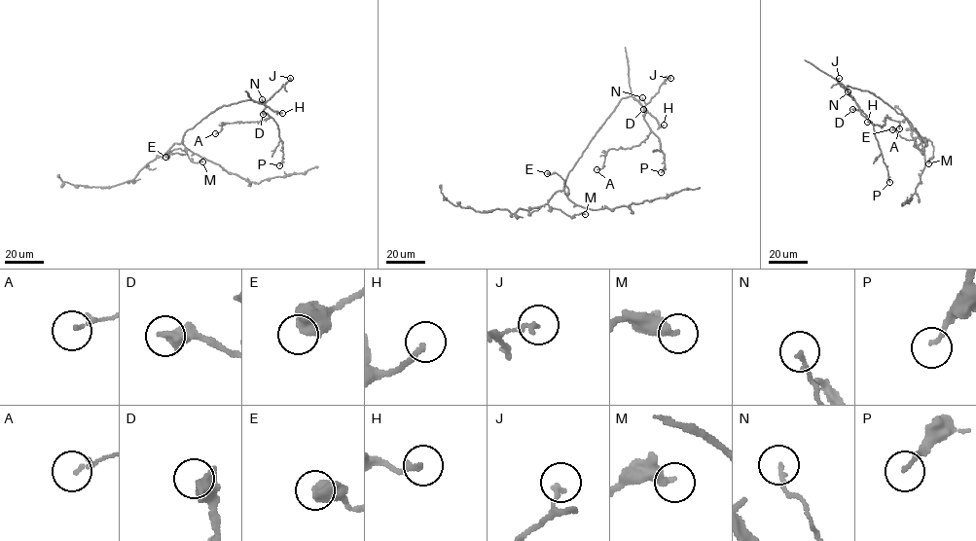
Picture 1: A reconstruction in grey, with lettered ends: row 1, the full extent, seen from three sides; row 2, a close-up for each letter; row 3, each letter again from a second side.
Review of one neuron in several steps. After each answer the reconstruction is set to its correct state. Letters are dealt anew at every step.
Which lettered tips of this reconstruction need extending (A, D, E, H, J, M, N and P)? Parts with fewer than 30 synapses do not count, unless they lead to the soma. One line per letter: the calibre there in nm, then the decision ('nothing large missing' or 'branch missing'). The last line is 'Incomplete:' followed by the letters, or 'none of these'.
A: 70 nm thick; nothing large missing
D: 550 nm thick; nothing large missing
E: 650 nm thick; nothing large missing
H: 190 nm thick; nothing large missing
J: 160 nm thick; nothing large missing
M: 380 nm thick; nothing large missing
N: 150 nm thick; nothing large missing
P: 120 nm thick; nothing large missing
Incomplete: none of these

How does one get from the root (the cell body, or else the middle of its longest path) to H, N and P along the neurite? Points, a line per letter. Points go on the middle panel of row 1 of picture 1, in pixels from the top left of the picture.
H: (581, 155), (622, 98), (632, 96), (660, 126), (664, 125)
N: (581, 155), (622, 98), (632, 96), (644, 107), (646, 104), (642, 97)
P: (581, 155), (622, 98), (632, 96), (646, 111), (644, 120), (660, 142), (665, 165), (661, 172)

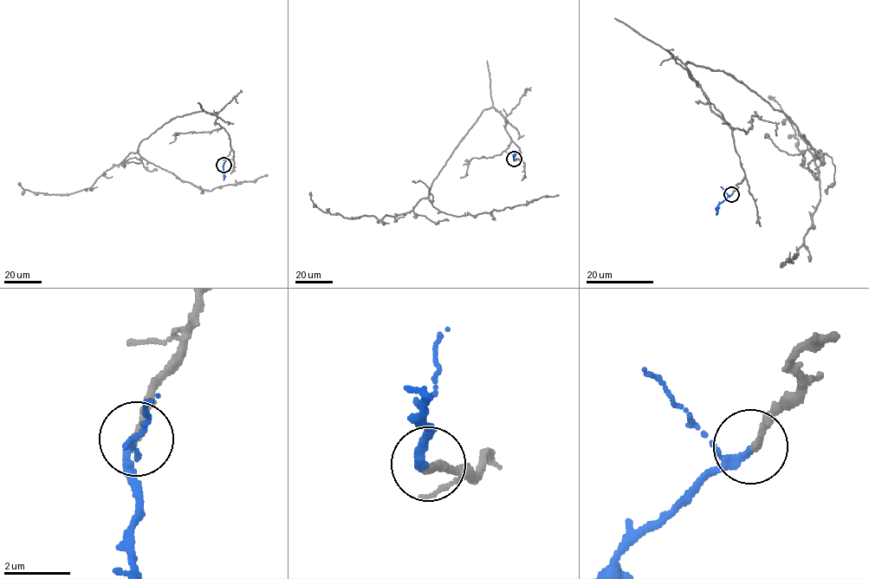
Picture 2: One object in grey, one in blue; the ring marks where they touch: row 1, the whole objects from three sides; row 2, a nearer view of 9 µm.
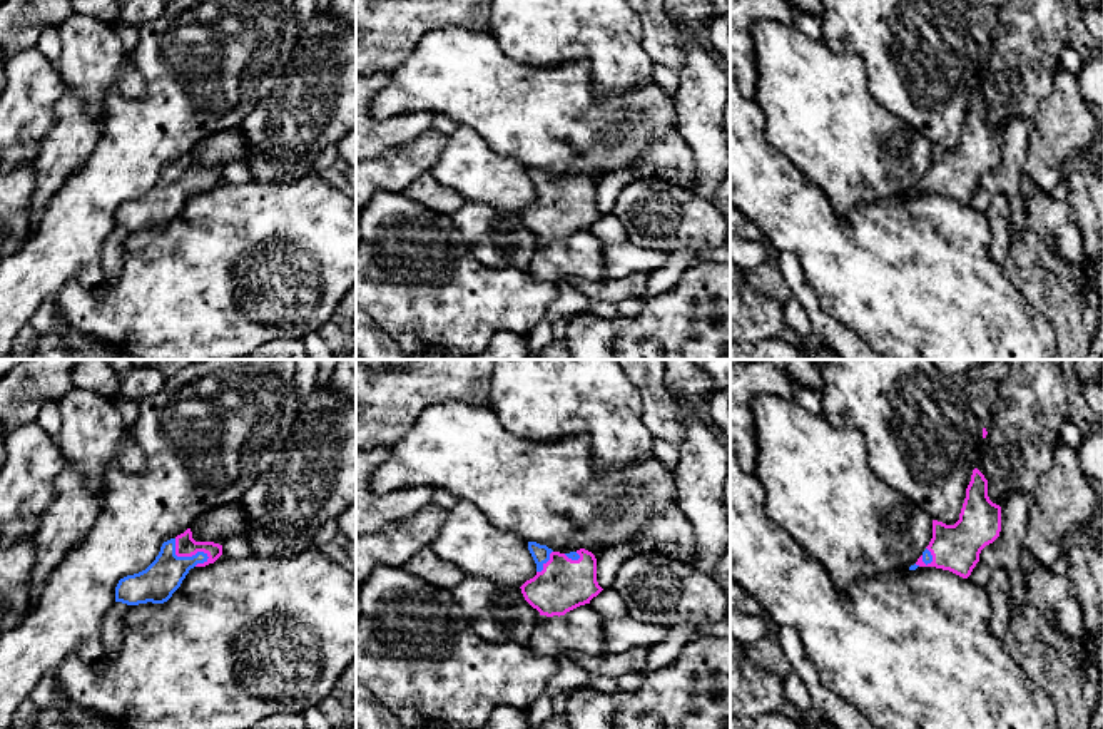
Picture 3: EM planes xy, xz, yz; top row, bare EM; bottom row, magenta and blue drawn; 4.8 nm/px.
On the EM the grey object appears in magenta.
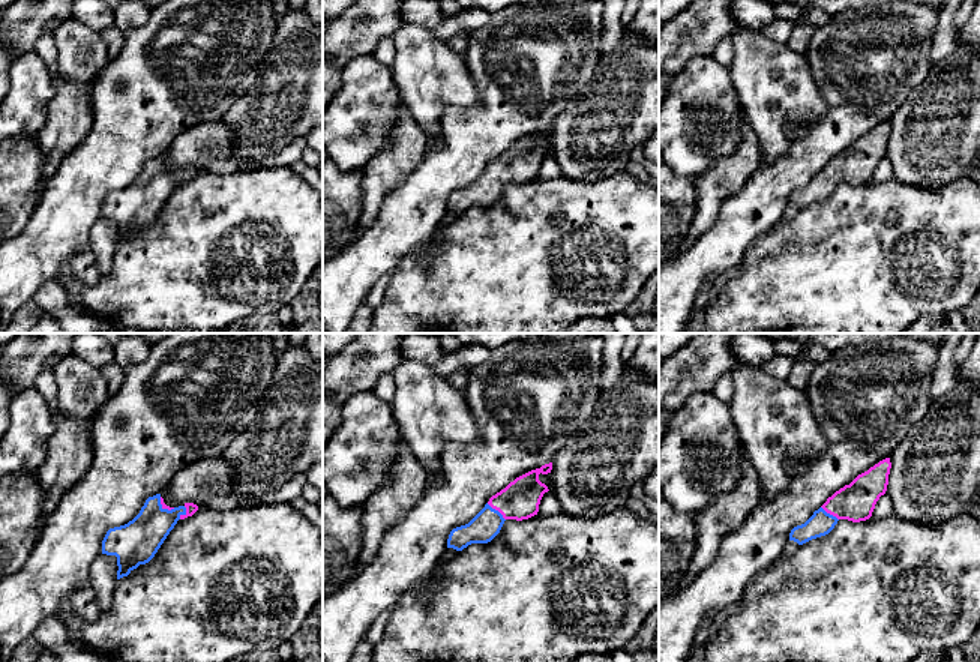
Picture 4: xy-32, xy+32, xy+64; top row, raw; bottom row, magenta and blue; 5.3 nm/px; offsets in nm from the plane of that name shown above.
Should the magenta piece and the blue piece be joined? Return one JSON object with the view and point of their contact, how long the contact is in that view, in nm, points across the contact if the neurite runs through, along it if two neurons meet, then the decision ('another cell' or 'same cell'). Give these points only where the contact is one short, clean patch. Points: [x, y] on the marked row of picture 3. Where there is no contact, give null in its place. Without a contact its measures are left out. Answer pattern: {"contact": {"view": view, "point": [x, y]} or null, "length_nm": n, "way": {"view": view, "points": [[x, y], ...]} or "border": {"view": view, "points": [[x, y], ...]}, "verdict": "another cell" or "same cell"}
{"contact": {"view": "xy", "point": [186, 555]}, "length_nm": 200, "way": {"view": "xy", "points": [[186, 545], [186, 555], [156, 584]]}, "verdict": "same cell"}

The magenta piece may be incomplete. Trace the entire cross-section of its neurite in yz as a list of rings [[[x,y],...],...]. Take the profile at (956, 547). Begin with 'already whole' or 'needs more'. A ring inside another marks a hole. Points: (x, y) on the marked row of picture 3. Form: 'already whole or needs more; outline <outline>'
needs more; outline [[[974,468],[966,498],[954,525],[933,520],[933,538],[909,570],[936,567],[968,579],[981,550],[1001,532],[1001,507],[988,497],[988,480]]]

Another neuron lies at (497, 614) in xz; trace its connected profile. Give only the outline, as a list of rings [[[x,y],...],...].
[[[465,577],[450,592],[483,640],[515,642],[528,647],[541,615],[525,600],[520,587]]]

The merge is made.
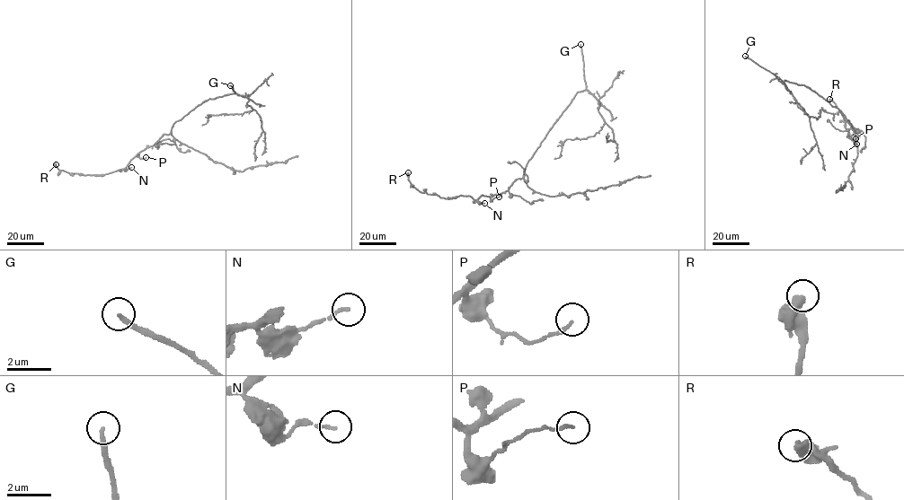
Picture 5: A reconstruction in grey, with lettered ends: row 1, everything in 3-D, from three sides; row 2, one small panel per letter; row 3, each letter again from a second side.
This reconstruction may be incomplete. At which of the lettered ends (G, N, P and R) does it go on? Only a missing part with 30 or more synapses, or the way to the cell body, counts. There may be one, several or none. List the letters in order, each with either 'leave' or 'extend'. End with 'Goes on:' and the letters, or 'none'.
G: extend
N: leave
P: leave
R: leave
Goes on: G

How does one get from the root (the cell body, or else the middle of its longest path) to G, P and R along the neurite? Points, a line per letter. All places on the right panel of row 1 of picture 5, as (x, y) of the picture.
G: (825, 100), (803, 84), (782, 81), (745, 56)
P: (825, 100), (841, 111), (846, 120), (855, 128), (855, 138)
R: (825, 100), (855, 128), (853, 140), (847, 136), (843, 117), (829, 99)

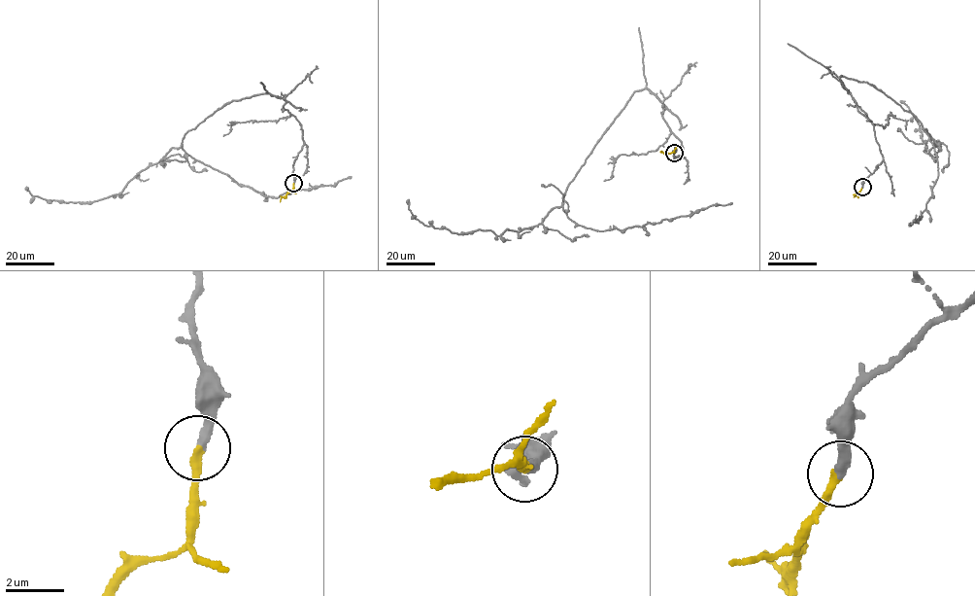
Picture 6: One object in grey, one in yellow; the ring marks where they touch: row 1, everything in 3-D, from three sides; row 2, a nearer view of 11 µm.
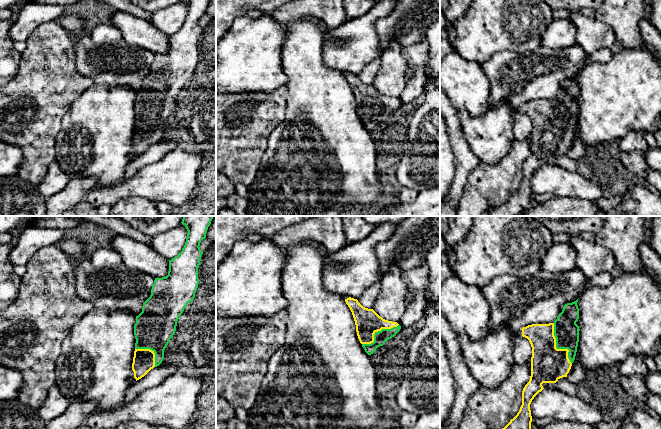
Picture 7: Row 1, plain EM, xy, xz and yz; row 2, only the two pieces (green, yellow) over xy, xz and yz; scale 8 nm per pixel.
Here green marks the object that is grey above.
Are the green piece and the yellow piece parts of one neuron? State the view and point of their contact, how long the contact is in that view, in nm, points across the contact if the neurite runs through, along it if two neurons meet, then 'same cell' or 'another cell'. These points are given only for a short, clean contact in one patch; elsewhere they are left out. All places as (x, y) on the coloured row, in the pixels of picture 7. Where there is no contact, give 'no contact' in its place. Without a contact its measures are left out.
meets green in yz at (557, 348); contact 360 nm long; same cell

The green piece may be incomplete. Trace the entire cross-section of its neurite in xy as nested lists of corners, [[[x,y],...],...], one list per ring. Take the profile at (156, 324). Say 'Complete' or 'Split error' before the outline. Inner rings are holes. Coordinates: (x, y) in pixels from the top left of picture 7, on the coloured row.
Split error. [[[183,216],[182,224],[188,234],[182,251],[169,260],[166,277],[155,278],[150,297],[143,303],[142,312],[136,316],[134,335],[136,339],[132,363],[134,378],[144,377],[151,369],[159,366],[164,359],[164,350],[176,331],[177,321],[189,302],[195,298],[198,288],[198,267],[203,251],[200,243],[206,238],[213,216]]]

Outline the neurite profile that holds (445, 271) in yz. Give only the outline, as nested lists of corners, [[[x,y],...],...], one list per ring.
[[[440,262],[440,286],[447,278],[455,274],[455,270],[451,269],[447,263]]]

